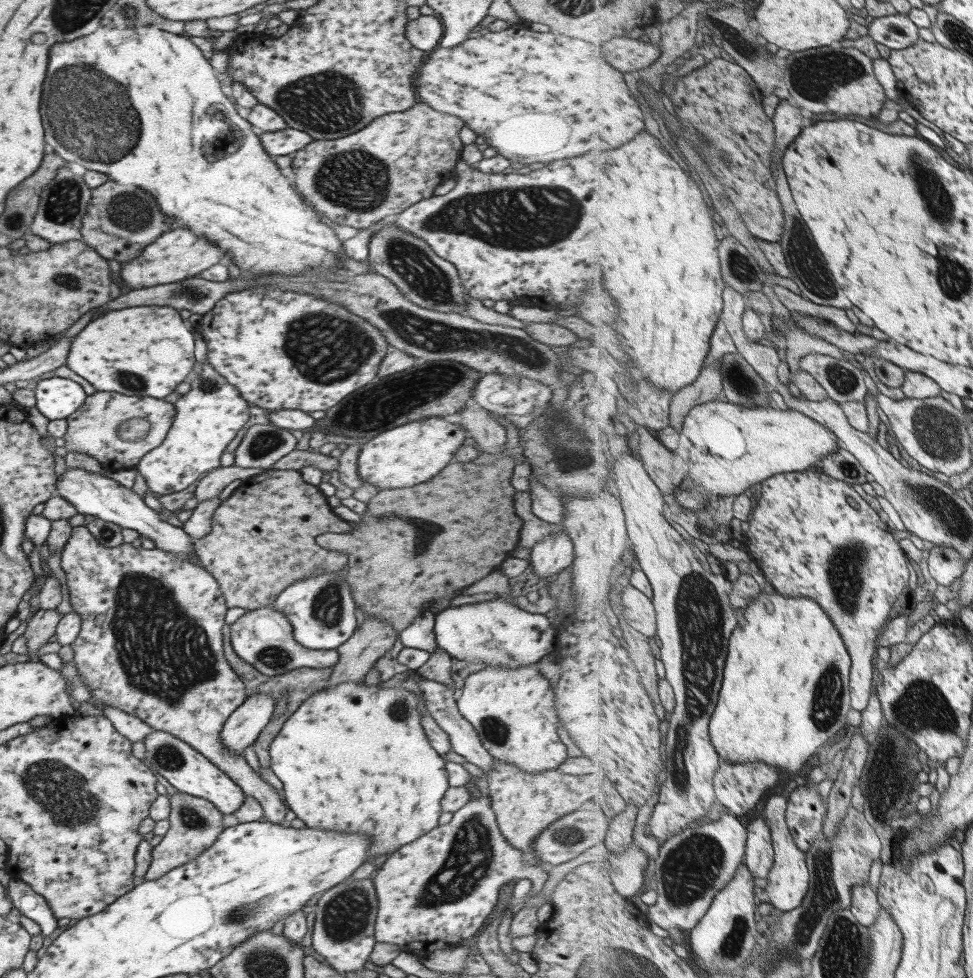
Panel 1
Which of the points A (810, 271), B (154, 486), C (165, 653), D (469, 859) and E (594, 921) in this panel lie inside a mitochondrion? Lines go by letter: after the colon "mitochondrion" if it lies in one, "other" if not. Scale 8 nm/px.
A: mitochondrion
B: other
C: mitochondrion
D: mitochondrion
E: other

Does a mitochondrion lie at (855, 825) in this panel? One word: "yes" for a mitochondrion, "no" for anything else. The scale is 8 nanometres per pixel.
yes

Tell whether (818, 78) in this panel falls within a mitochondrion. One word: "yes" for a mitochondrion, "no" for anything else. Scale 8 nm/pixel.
yes

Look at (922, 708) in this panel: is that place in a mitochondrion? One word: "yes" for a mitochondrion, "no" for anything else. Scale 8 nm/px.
yes

